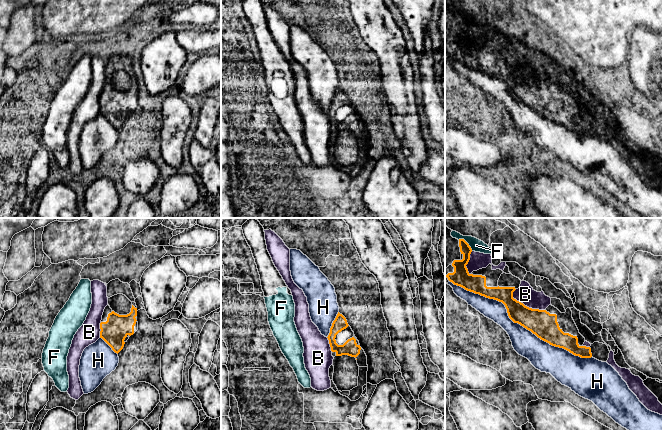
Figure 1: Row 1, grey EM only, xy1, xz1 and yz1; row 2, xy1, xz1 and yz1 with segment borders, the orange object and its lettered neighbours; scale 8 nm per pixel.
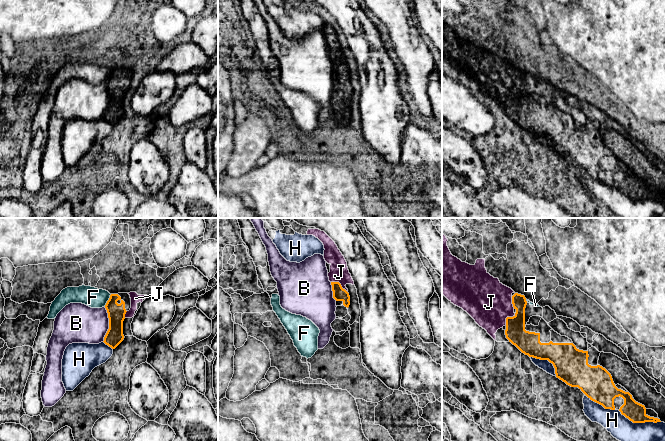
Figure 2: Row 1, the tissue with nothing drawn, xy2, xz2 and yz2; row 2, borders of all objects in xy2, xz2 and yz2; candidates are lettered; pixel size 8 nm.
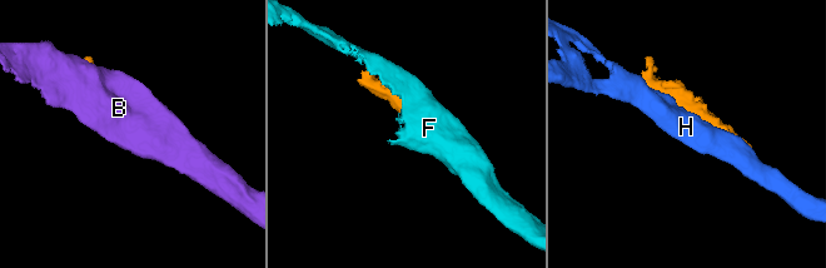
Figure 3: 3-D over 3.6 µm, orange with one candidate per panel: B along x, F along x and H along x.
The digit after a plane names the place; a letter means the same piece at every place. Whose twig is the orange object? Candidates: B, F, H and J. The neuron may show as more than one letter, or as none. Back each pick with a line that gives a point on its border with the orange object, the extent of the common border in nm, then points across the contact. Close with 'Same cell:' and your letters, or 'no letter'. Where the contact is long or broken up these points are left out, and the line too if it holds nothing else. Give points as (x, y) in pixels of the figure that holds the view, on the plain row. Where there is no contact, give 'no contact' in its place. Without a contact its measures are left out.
J: xz2 (340, 60) | 160 nm | across xz2 (339, 70), (340, 60), (339, 48)
Same cell: J

